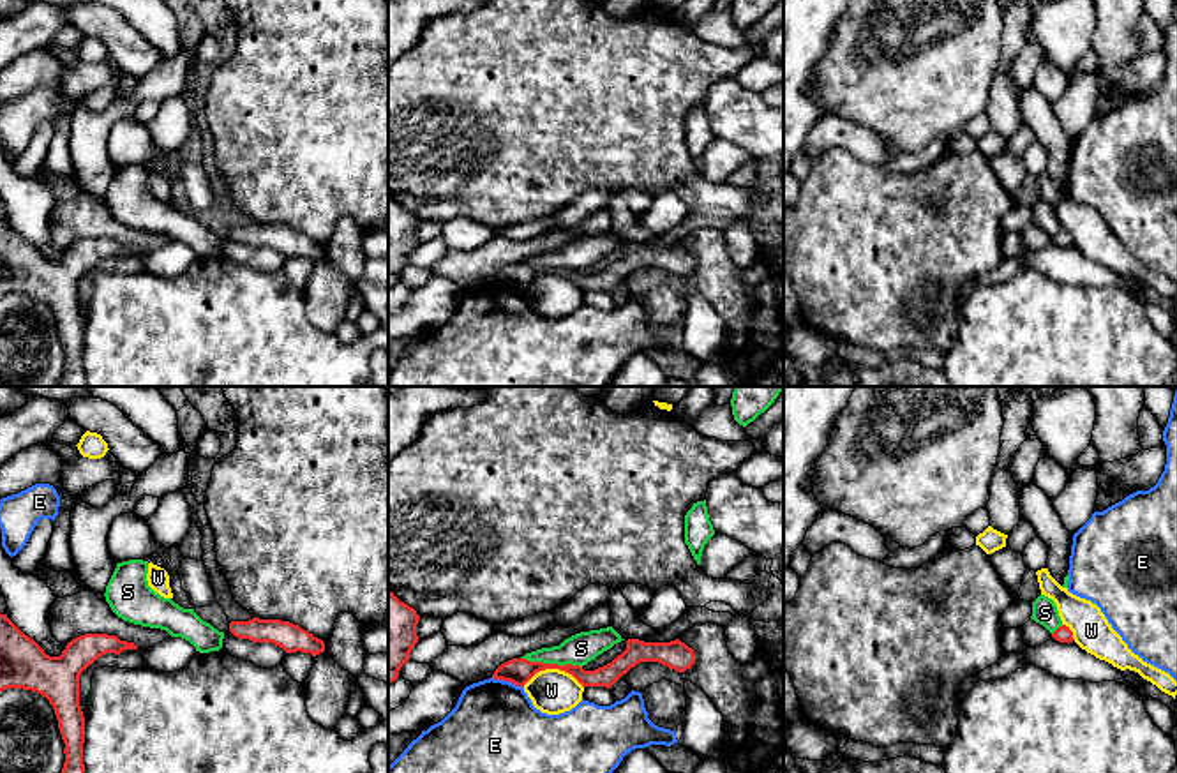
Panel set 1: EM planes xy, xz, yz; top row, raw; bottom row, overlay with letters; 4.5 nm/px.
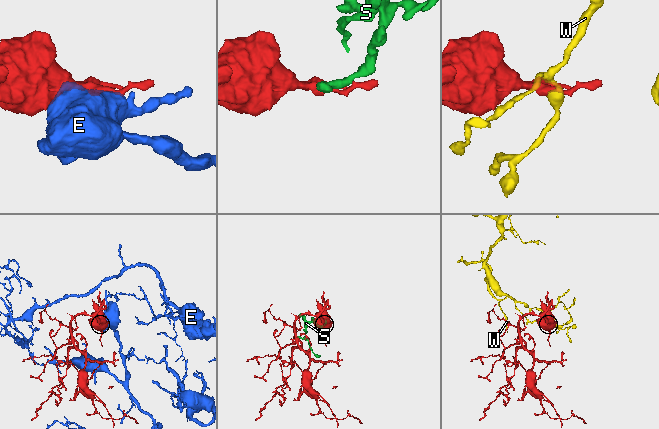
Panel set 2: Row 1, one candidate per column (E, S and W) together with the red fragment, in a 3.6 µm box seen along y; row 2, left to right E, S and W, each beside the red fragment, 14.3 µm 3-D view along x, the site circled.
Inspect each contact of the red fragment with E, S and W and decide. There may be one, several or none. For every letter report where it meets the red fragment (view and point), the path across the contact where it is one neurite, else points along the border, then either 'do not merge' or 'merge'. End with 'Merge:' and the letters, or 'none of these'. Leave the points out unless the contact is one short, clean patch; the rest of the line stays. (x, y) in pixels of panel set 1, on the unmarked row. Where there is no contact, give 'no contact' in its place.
E: meets red in xz at (509, 285); border along xz (493, 281), (523, 292); do not merge
S: meets red in xz at (551, 269); border along xz (521, 262), (532, 267), (577, 269), (581, 272); do not merge
W: meets red in xz at (553, 272); border along xz (523, 290), (540, 276), (563, 274), (583, 292); do not merge
Merge: none of these

